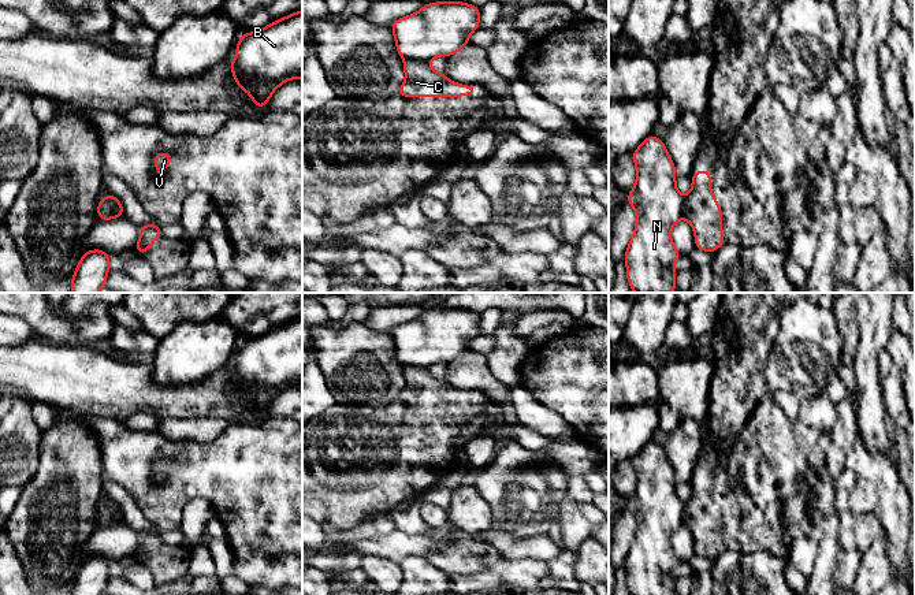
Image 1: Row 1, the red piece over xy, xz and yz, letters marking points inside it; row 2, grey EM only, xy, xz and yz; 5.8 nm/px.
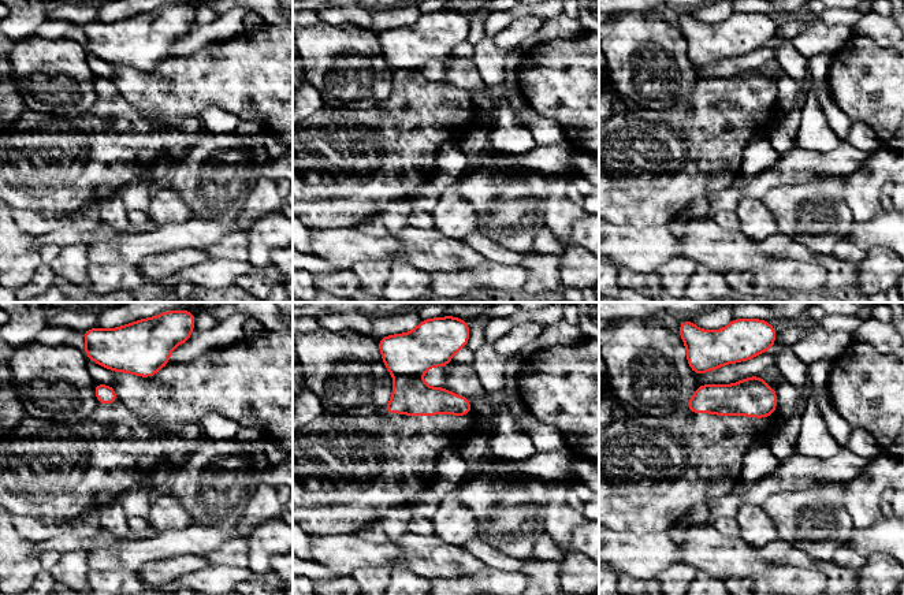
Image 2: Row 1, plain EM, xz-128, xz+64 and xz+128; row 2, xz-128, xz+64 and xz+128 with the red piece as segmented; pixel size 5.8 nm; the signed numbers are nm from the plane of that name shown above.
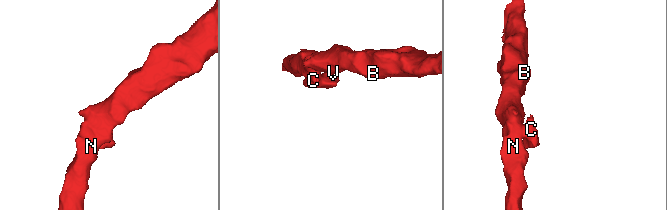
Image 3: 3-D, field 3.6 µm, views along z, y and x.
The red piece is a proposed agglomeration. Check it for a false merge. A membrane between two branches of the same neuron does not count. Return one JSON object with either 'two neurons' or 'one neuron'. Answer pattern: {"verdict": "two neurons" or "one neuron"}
{"verdict": "two neurons"}

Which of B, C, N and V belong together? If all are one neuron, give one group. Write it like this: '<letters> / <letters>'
B N V / C

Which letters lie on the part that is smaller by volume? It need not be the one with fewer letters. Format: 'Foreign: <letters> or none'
Foreign: C

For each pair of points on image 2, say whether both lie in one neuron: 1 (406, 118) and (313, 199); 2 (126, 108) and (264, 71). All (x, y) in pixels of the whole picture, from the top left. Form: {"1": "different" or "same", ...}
{"1": "same", "2": "different"}

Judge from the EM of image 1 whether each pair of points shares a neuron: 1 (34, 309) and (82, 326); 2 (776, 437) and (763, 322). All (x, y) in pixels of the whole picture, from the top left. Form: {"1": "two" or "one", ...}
{"1": "one", "2": "two"}

